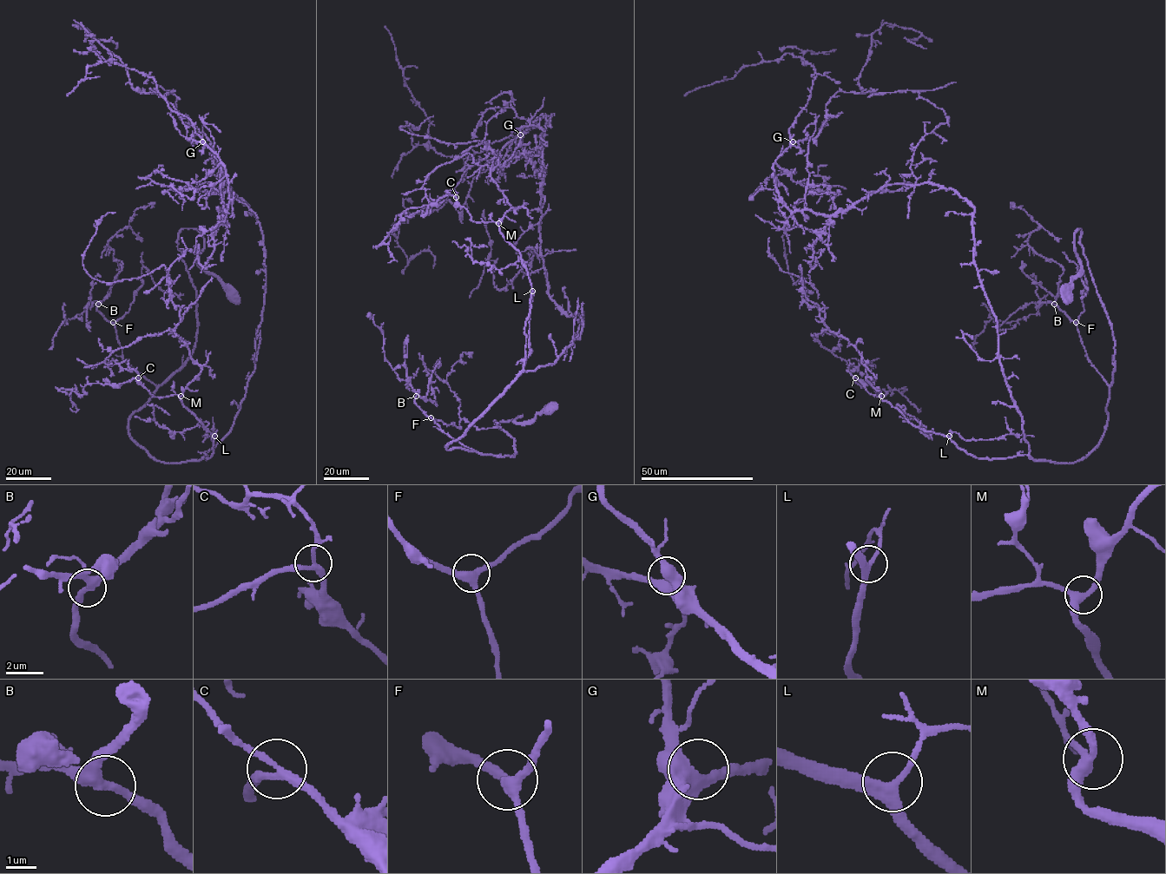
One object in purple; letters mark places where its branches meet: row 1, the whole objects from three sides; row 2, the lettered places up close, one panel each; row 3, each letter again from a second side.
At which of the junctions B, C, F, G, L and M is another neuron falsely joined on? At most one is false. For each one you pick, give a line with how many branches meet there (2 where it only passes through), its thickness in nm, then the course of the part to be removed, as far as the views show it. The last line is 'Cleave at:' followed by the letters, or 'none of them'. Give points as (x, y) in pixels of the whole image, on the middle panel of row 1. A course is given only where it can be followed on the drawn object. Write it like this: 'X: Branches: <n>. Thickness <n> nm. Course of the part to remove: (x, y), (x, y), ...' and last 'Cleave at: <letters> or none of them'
Cleave at: none of them

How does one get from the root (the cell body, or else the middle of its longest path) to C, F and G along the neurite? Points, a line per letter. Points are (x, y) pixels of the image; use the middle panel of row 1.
C: (548, 408), (495, 423), (513, 456), (446, 449), (523, 369), (532, 291), (498, 224), (474, 222), (456, 197)
F: (548, 408), (526, 422), (517, 423), (518, 416), (495, 423), (514, 438), (513, 456), (480, 454), (431, 417)
G: (548, 408), (495, 423), (513, 456), (446, 449), (582, 327), (549, 294), (541, 252), (546, 117), (520, 134)

